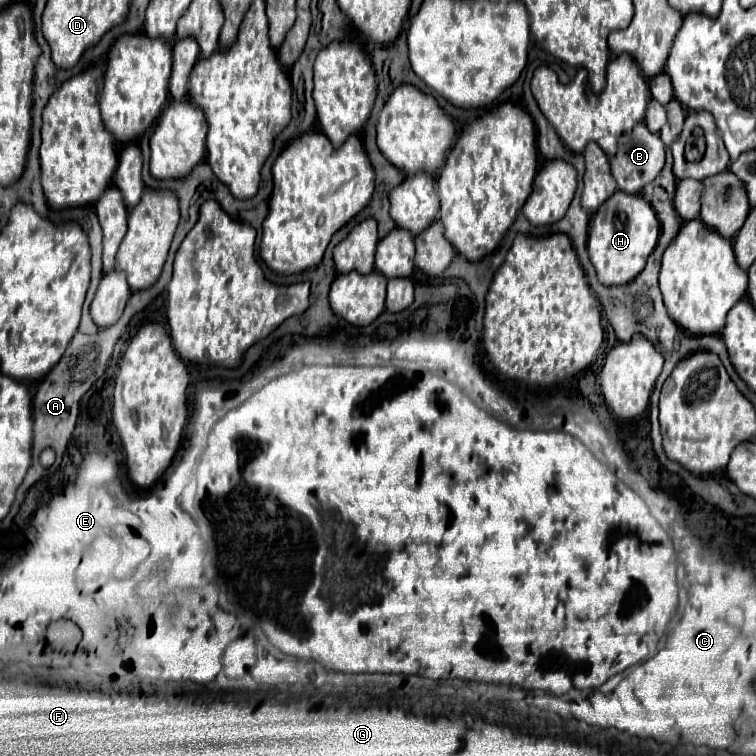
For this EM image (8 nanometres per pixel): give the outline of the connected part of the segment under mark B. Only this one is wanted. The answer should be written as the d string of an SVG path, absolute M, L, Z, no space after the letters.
M645 122L637 124L631 134L625 134L619 140L619 152L615 158L611 158L611 174L625 194L641 194L641 188L655 180L655 176L661 172L665 164L665 144L661 142L659 134L653 134L647 130Z

